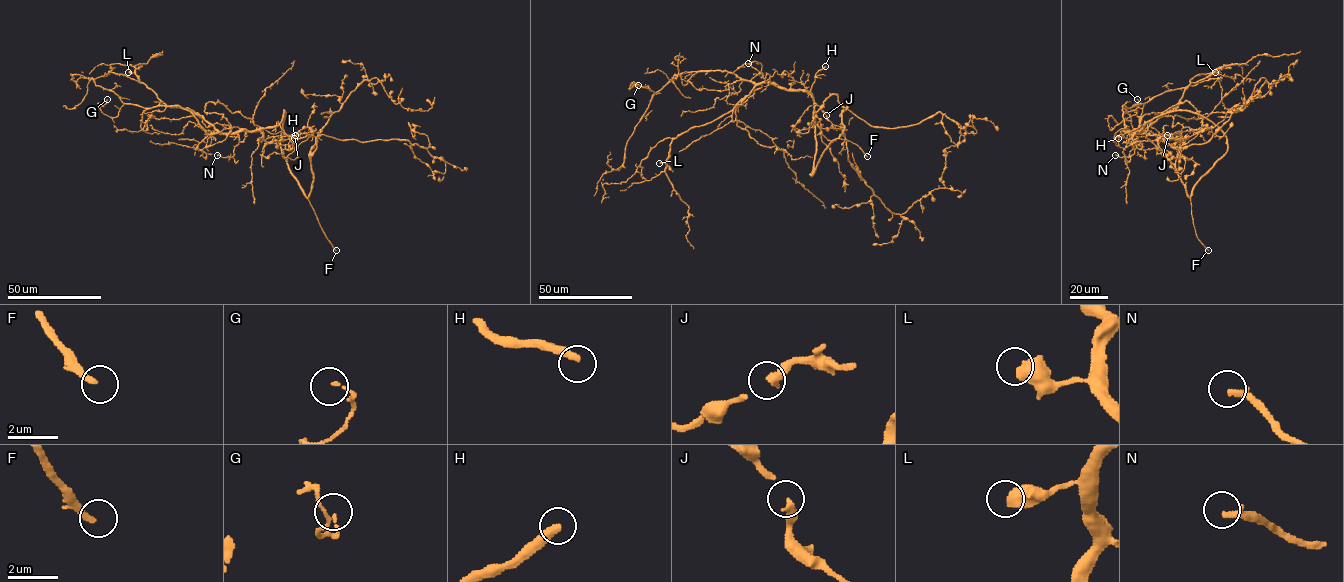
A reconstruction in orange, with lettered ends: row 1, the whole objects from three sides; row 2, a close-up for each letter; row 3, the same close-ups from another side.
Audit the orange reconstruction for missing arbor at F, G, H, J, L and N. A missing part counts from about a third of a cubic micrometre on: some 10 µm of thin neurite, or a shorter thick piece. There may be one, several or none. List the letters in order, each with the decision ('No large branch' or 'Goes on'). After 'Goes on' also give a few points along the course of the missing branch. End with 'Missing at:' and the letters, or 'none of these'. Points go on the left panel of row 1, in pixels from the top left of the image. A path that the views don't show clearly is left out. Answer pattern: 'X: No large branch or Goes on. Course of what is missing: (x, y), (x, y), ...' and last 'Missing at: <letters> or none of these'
F: Goes on
G: No large branch
H: Goes on
J: No large branch
L: No large branch
N: Goes on. Course of what is missing: (217, 155), (185, 156), (160, 151), (148, 156), (169, 163), (179, 158), (184, 151), (187, 154)
Missing at: F, H, N

